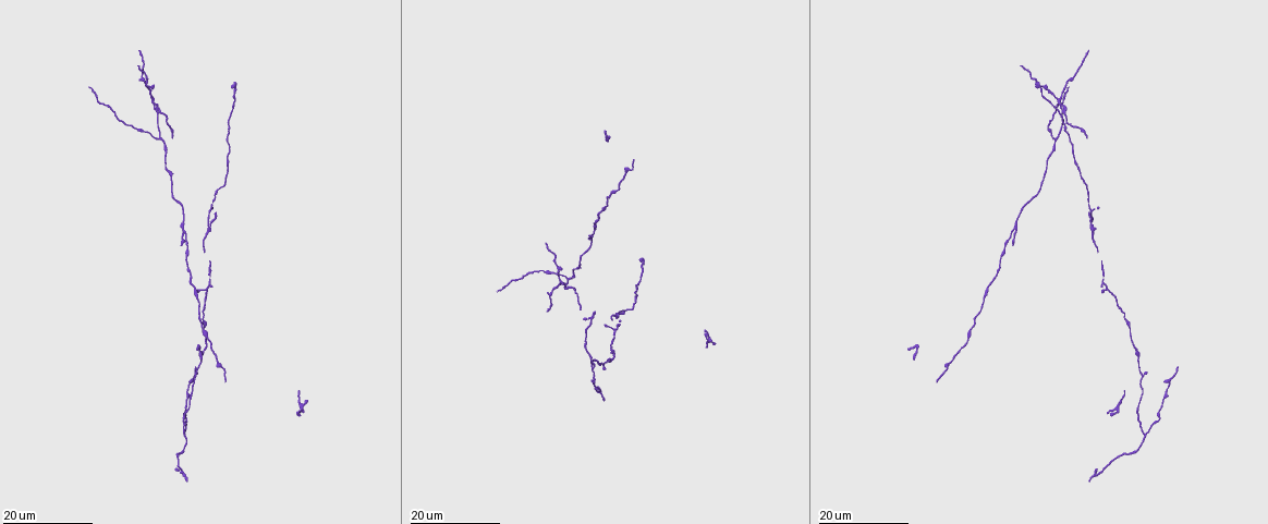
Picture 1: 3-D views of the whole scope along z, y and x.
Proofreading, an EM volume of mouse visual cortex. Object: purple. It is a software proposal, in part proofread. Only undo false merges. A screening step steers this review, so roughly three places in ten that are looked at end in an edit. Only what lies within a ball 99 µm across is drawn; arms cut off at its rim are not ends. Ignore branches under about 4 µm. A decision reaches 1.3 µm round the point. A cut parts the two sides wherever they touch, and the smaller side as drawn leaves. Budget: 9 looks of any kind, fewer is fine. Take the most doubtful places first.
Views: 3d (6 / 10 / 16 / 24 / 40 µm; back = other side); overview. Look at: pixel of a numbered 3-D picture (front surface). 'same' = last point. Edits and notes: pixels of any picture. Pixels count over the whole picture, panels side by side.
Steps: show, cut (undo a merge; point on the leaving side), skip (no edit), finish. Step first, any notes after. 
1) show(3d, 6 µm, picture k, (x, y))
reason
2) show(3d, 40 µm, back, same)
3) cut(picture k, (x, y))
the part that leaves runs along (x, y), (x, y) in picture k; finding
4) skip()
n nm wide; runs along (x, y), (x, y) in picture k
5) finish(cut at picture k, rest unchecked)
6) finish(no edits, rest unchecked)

show(3d, 24 µm, picture 1, (593, 368))
small branch off a trunk

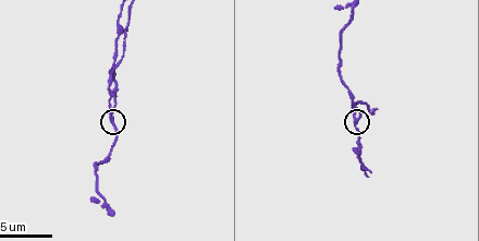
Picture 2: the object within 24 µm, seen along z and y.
show(3d, 10 µm, picture 2, (353, 122))

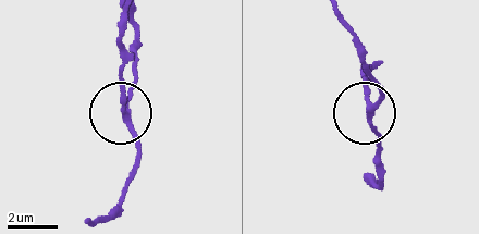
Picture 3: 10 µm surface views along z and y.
skip()
190 nm wide; all the same neuron

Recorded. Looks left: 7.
show(3d, 16 µm, picture 1, (1103, 284))

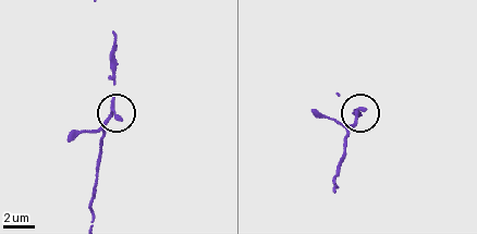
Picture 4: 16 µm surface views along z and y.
show(3d, 6 µm, picture 4, (111, 106))

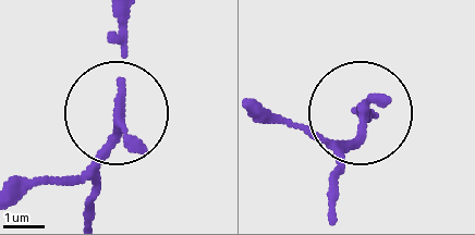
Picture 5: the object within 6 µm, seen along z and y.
skip()
170 nm wide; all the same neuron

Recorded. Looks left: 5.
show(3d, 16 µm, picture 1, (945, 363))

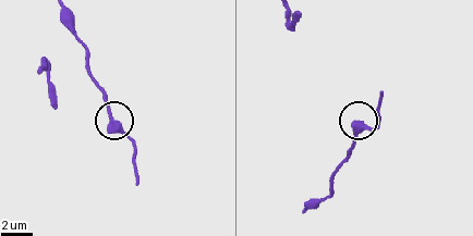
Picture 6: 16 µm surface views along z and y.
show(3d, 6 µm, picture 6, (109, 126))

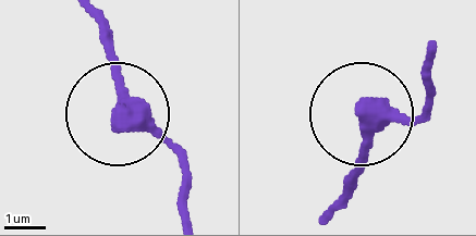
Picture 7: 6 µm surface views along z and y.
skip()
side arm 5 µm; all the same neuron

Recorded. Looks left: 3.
show(3d, 24 µm, picture 1, (568, 280))
three arms meet

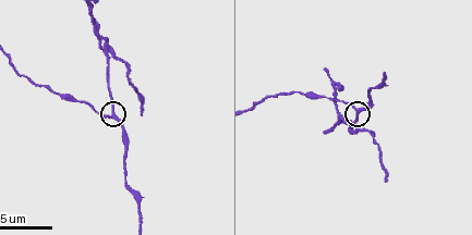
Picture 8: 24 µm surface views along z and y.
show(3d, 6 µm, picture 8, (356, 108))
zoom in

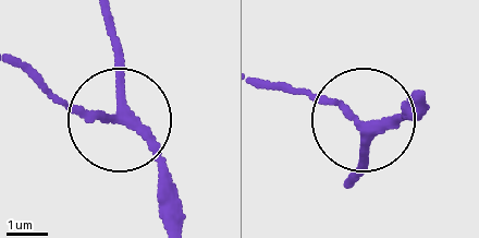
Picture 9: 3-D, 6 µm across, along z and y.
skip()
220 nm wide; one neuron here

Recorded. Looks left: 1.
finish(no edits, rest unchecked)

